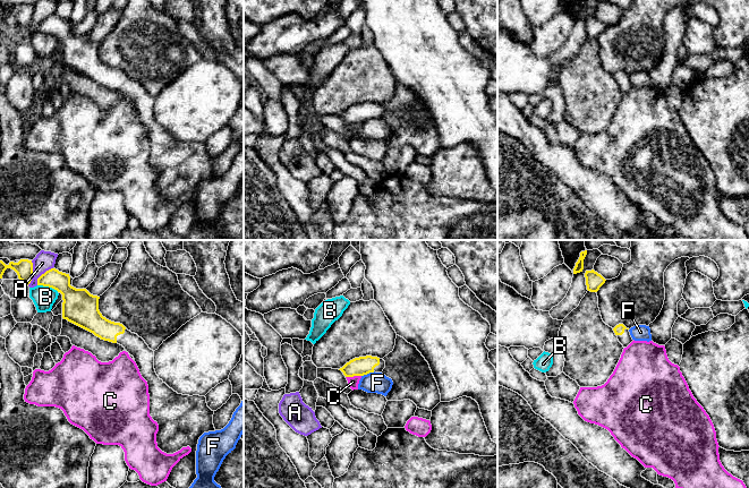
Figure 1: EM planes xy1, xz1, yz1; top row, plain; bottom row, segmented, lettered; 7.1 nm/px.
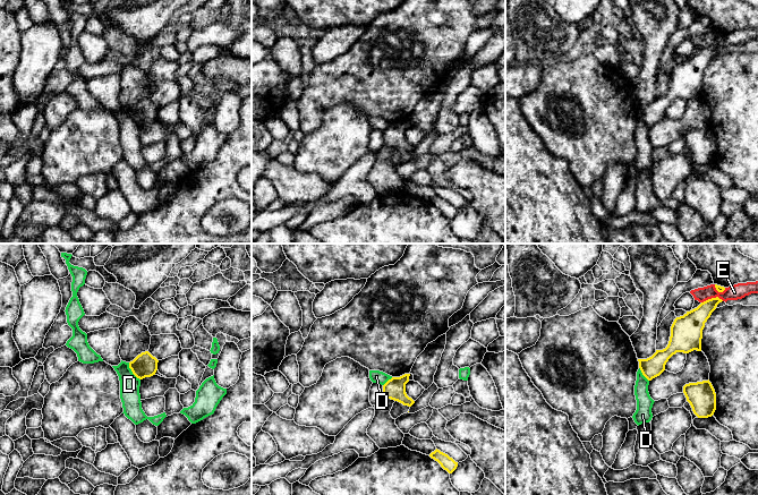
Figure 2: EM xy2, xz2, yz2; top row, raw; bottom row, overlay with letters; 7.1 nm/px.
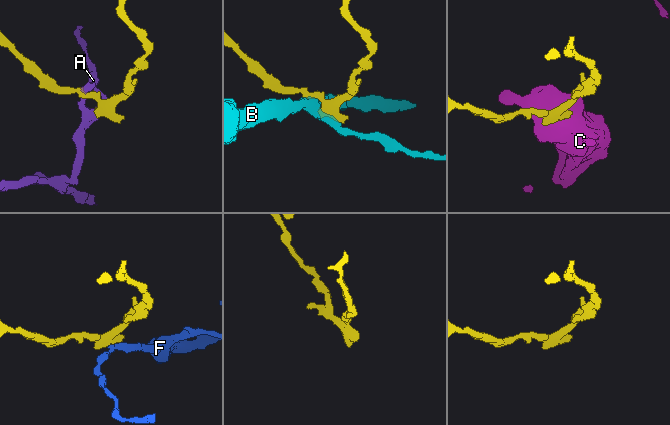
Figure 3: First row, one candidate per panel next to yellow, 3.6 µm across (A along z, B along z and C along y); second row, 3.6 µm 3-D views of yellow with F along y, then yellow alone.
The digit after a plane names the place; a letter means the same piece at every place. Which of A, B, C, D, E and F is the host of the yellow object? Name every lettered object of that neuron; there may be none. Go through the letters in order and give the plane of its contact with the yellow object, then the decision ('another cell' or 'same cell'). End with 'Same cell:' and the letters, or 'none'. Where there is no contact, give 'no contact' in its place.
A: xy1 | another cell
B: xy1 | another cell
C: xz1 | another cell
D: xy2 | another cell
E: yz2 | another cell
F: xz1 | another cell
Same cell: none

